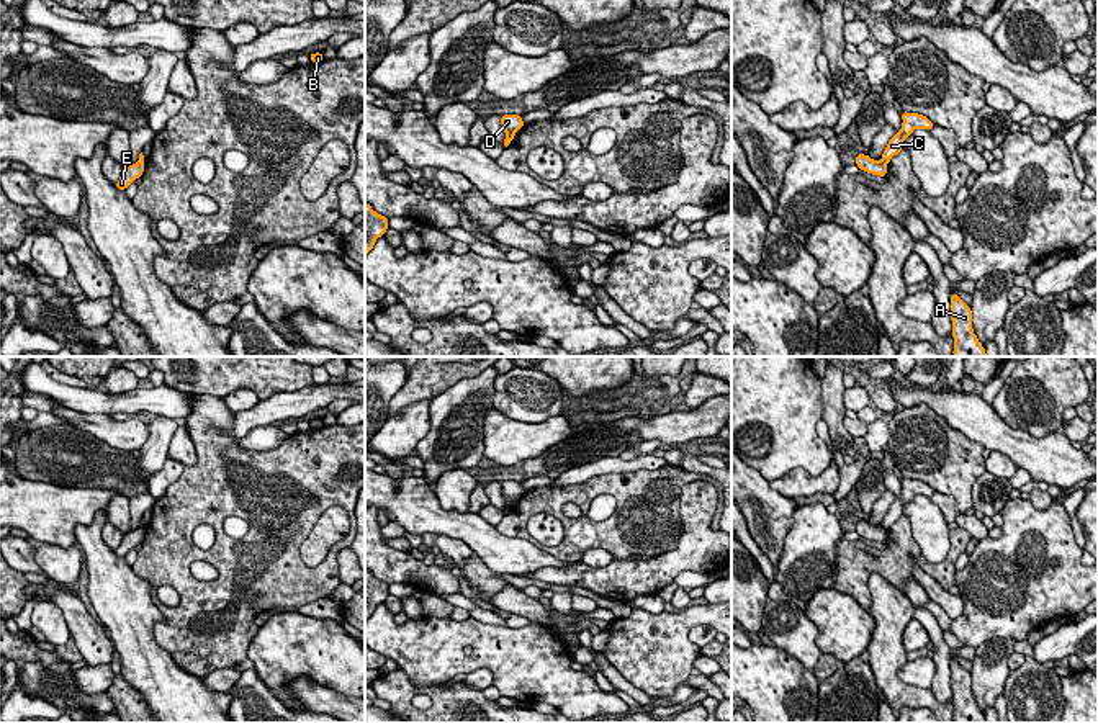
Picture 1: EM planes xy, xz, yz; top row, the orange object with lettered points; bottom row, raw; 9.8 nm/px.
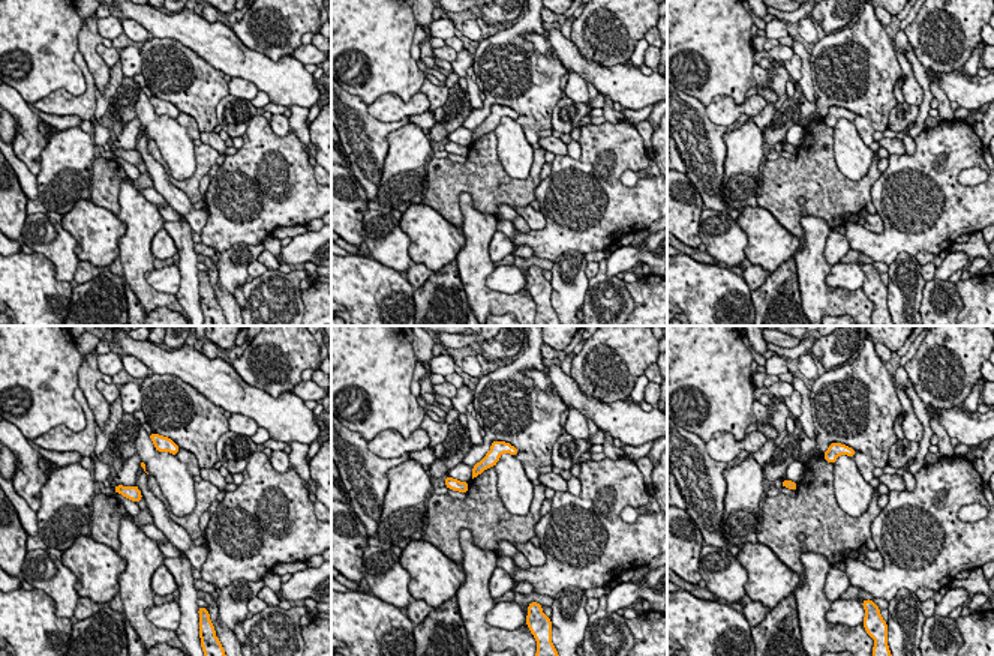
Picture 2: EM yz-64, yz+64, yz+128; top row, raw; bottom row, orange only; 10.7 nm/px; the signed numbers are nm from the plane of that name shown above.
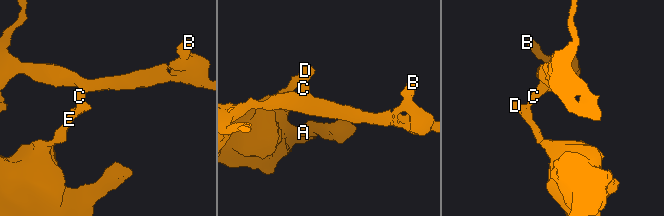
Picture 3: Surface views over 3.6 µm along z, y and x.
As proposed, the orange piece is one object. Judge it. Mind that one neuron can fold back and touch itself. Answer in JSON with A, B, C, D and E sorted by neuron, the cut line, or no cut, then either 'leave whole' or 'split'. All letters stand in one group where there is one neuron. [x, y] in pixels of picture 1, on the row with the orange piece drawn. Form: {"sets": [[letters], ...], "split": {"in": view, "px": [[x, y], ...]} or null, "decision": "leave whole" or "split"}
{"sets": [["A", "D", "E"], ["B", "C"]], "split": {"in": "yz", "px": [[882, 159], [887, 162]]}, "decision": "split"}

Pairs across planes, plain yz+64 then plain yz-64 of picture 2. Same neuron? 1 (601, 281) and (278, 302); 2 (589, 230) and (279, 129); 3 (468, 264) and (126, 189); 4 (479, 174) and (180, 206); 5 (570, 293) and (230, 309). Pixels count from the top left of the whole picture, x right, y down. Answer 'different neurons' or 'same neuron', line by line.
1: same neuron
2: different neurons
3: same neuron
4: different neurons
5: different neurons

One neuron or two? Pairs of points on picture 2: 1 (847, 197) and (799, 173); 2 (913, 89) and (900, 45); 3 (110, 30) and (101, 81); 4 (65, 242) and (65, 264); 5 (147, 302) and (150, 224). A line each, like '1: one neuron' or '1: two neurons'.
1: one neuron
2: one neuron
3: two neurons
4: one neuron
5: one neuron

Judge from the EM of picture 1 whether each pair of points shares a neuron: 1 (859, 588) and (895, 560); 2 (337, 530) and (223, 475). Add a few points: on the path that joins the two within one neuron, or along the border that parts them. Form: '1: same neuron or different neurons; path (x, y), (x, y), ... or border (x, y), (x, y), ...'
1: same neuron; path (861, 576), (876, 561), (884, 561)
2: different neurons; border (344, 507), (331, 506), (319, 517), (300, 555)

